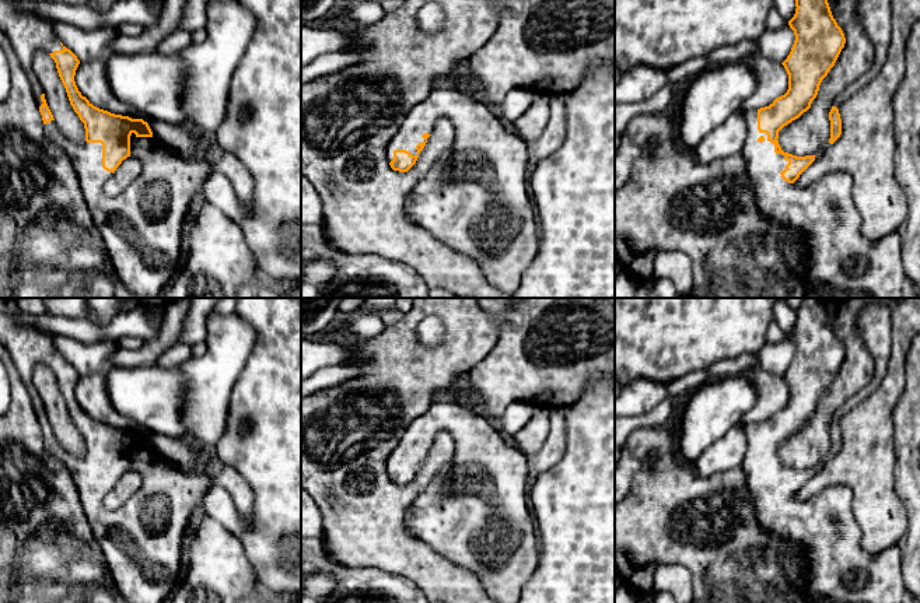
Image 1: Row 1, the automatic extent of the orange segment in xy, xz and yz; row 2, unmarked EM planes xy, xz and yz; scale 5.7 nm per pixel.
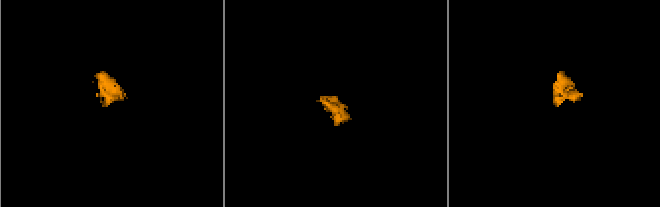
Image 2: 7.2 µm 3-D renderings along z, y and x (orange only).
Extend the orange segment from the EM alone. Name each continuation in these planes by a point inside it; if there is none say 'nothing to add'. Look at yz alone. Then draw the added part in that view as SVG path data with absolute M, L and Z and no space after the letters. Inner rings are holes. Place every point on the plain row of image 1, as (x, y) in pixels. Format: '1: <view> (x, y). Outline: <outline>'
1: yz (839, 570). Outline: M758 423L745 424L745 434L748 448L742 466L760 526L780 537L797 539L808 548L808 576L802 586L805 603L916 603L903 582L898 544L878 554L868 554L860 546L861 530L847 487L829 487L805 501L786 495L780 485L788 474L776 467L767 448L758 444Z

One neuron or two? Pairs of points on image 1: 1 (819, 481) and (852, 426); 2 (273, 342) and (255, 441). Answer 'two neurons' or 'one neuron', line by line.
1: one neuron
2: one neuron

